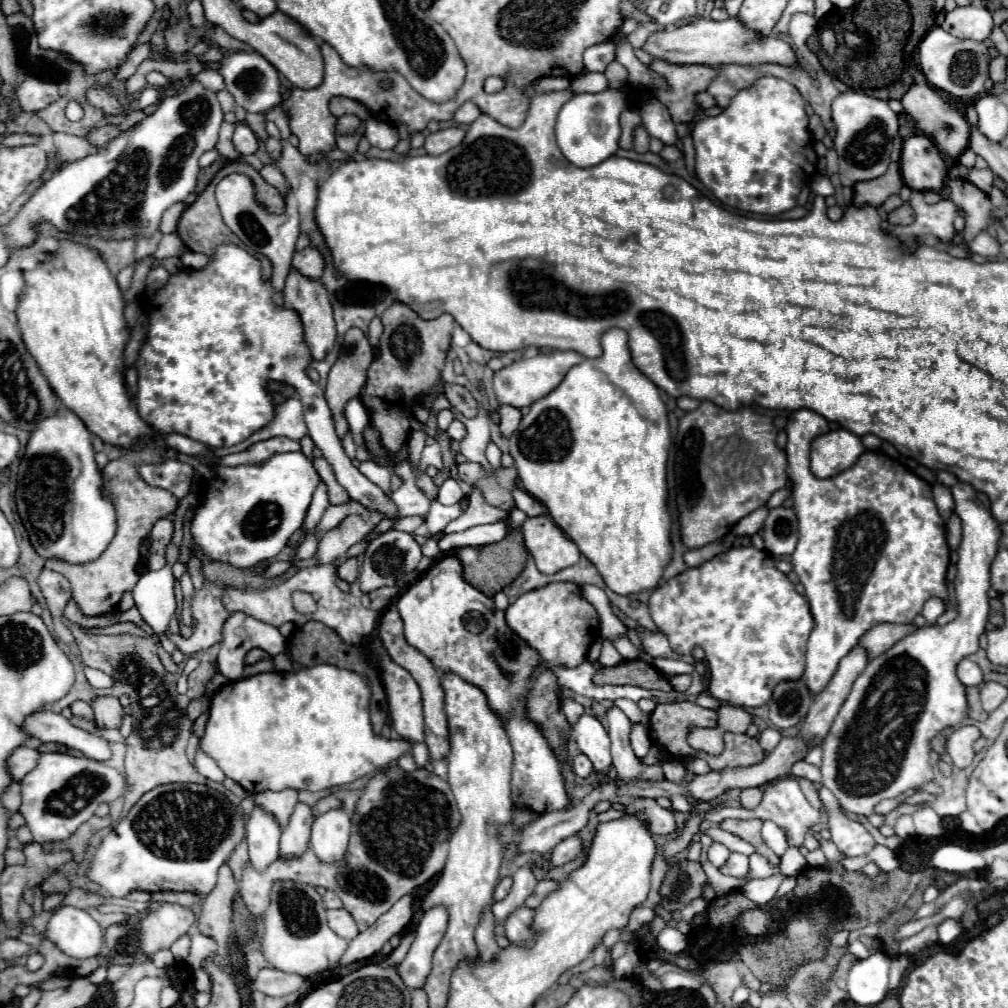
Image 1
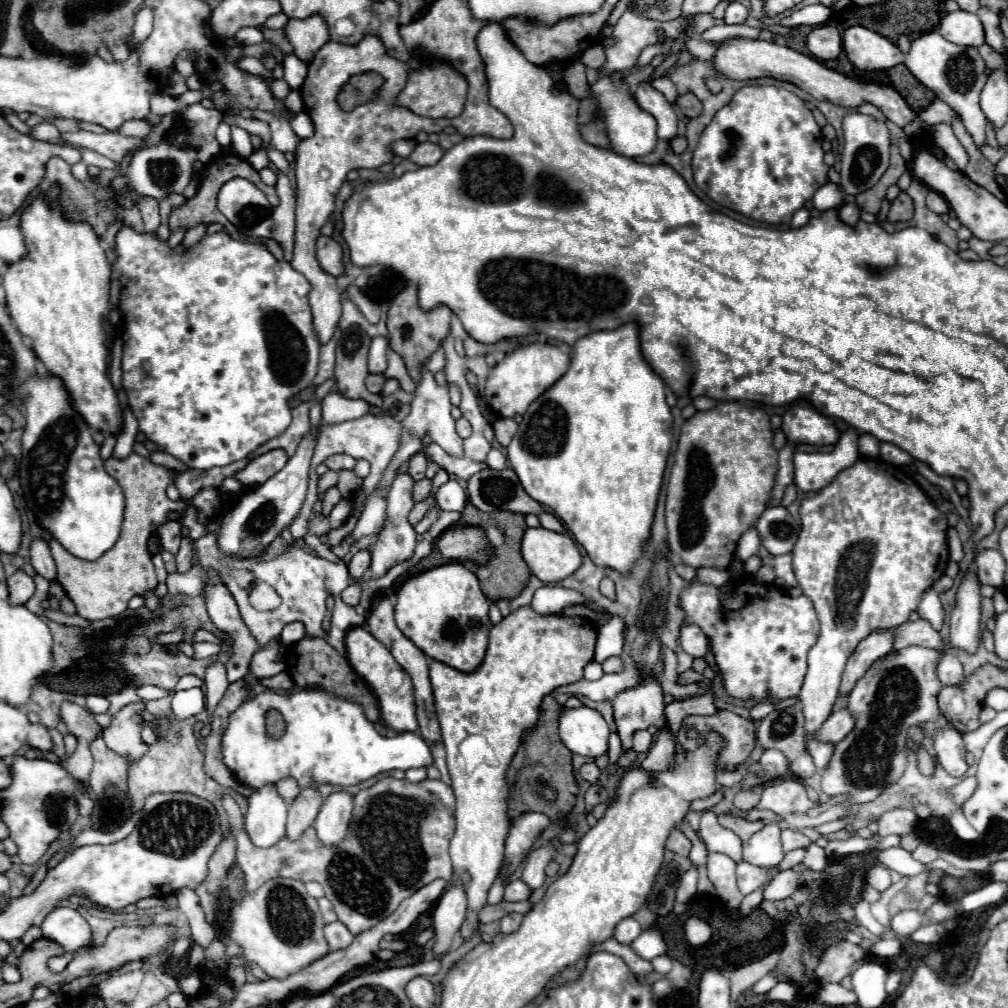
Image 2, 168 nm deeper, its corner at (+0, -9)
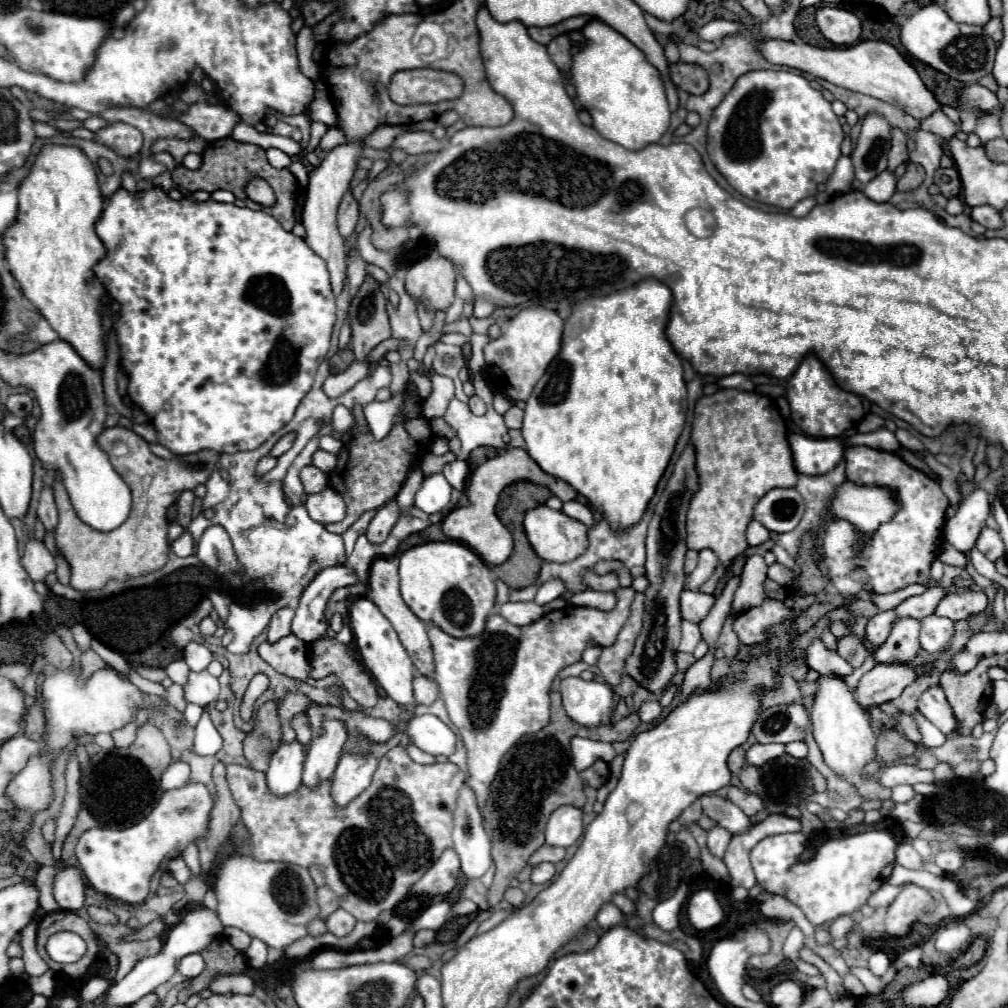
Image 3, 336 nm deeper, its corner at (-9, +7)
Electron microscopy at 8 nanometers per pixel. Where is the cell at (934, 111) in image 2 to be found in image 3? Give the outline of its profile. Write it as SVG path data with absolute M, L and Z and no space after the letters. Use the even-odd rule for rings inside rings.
M967 84L959 96L957 96L957 110L961 114L961 126L963 132L973 132L976 128L977 118L981 112L989 112L999 106L999 100L993 92L989 92L985 86L979 84Z

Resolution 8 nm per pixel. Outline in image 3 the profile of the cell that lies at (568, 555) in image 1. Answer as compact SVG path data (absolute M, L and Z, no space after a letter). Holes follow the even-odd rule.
M545 504L525 512L523 526L525 526L525 534L527 534L533 550L537 552L537 556L541 560L547 560L547 562L571 562L577 556L585 554L585 550L589 546L589 530L585 524L565 516L563 512L551 510Z

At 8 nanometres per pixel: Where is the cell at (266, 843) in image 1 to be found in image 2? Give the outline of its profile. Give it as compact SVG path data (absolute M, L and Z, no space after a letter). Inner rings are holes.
M266 784L264 788L254 790L248 798L250 806L246 812L246 828L250 840L256 846L272 846L276 840L286 834L286 812L288 804L278 794L276 784Z

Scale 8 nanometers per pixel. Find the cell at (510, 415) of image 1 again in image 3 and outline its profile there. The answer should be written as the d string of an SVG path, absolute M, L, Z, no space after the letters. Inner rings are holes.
M511 406L507 412L505 412L505 426L507 428L521 428L521 422L523 422L523 410L519 406Z

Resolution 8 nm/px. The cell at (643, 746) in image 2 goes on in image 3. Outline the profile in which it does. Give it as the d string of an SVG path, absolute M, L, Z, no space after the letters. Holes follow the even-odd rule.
M651 700L651 702L641 704L641 708L639 708L639 712L637 712L637 714L639 714L641 722L651 724L651 722L655 722L655 720L659 718L659 714L661 714L661 706L659 706L659 702Z

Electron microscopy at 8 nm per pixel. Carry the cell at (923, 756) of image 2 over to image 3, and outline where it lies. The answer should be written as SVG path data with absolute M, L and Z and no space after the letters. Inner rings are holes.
M901 714L899 722L897 722L897 730L901 730L901 732L903 732L911 742L915 742L915 744L921 744L921 742L923 742L919 728L917 728L915 720L913 720L909 714Z

